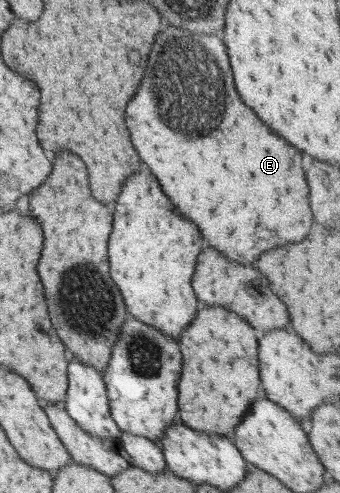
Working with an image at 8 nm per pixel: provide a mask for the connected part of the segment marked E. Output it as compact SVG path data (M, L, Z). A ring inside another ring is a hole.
M174 26L162 30L152 46L142 86L128 104L126 126L164 194L228 260L252 264L266 250L308 236L312 212L302 156L240 100L220 38L188 34ZM180 54L188 54L188 74ZM176 86L182 90L179 104Z

